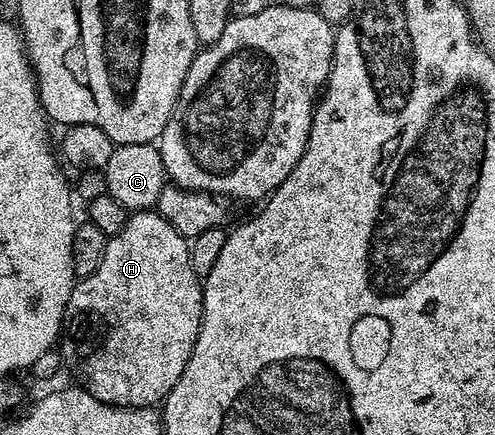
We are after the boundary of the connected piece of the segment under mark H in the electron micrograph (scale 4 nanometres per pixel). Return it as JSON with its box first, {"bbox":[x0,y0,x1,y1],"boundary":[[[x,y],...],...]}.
{"bbox":[66,211,203,409],"boundary":[[[157,211],[131,212],[126,218],[123,229],[107,240],[104,259],[100,259],[100,267],[96,267],[96,271],[92,271],[92,275],[75,280],[74,290],[70,292],[70,301],[66,304],[68,329],[71,329],[86,344],[86,349],[90,352],[82,361],[82,377],[86,380],[84,382],[86,392],[109,405],[132,409],[145,409],[165,402],[172,387],[176,387],[180,375],[184,375],[184,367],[188,367],[190,352],[194,349],[198,332],[202,329],[203,288],[200,275],[190,262],[190,241],[182,237],[180,231],[176,231],[176,227],[172,227],[172,223],[168,223],[168,219],[164,219]]]}

